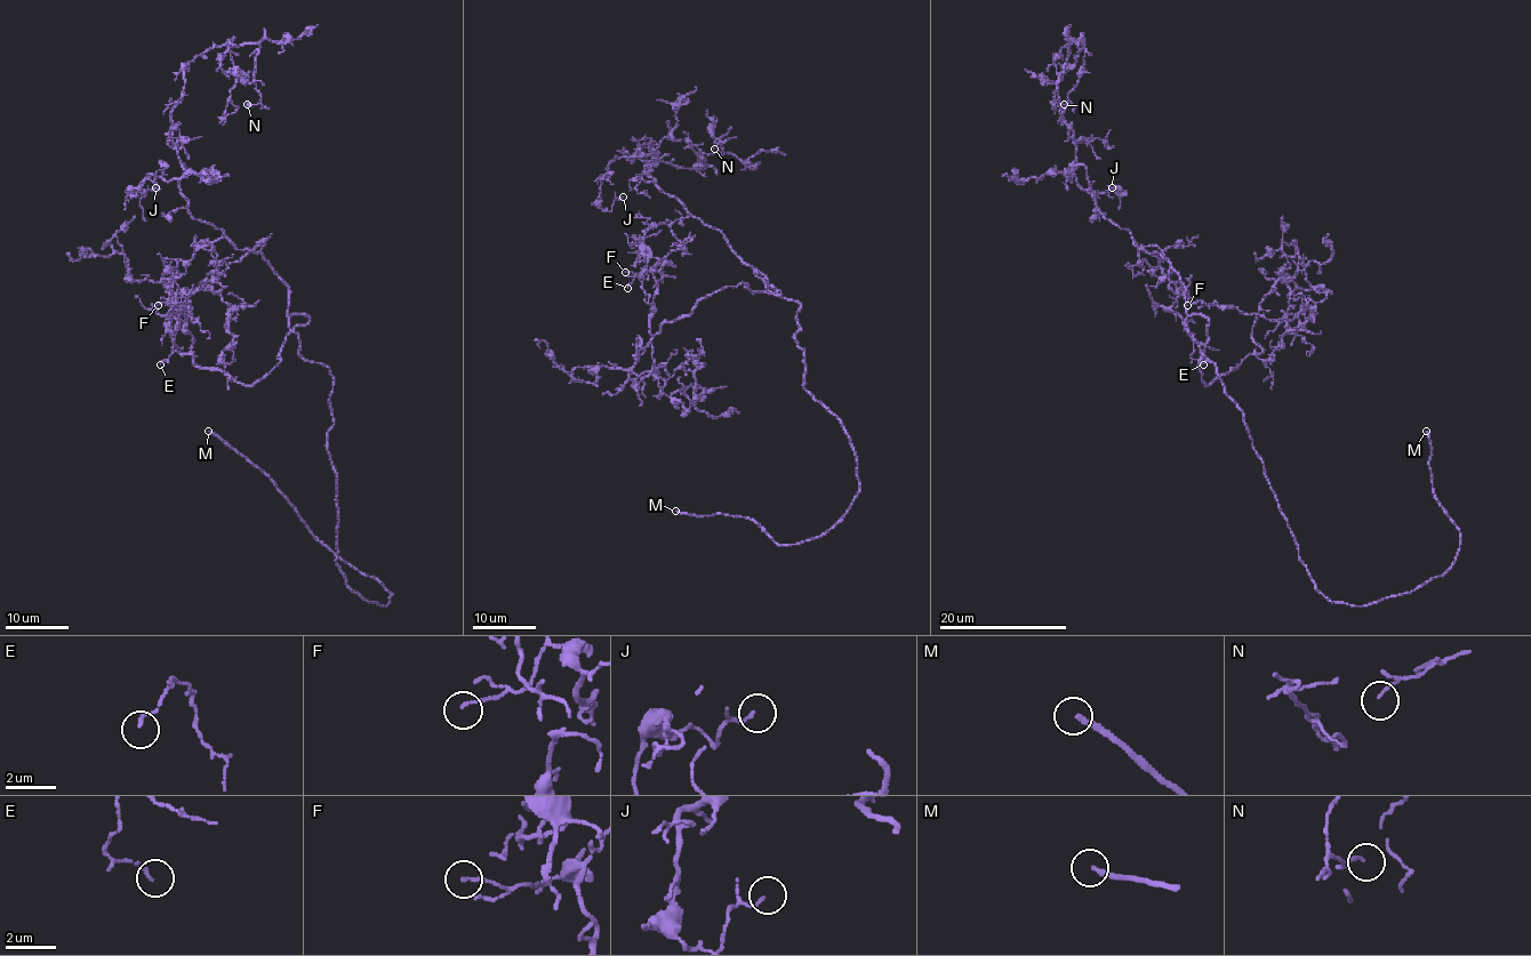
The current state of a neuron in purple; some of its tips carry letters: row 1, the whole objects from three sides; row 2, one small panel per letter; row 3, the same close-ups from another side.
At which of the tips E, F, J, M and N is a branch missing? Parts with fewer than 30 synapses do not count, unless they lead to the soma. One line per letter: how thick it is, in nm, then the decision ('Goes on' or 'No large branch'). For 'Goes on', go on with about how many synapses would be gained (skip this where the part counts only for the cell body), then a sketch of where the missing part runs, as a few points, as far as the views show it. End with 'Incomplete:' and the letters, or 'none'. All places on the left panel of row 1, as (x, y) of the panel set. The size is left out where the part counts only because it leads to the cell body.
E: Thickness 110 nm. No large branch
F: Thickness 120 nm. No large branch
J: Thickness 110 nm. No large branch
M: Thickness 220 nm. Goes on. Course of what is missing: (208, 431), (199, 420), (163, 399), (138, 369)
N: Thickness 100 nm. No large branch
Incomplete: M

